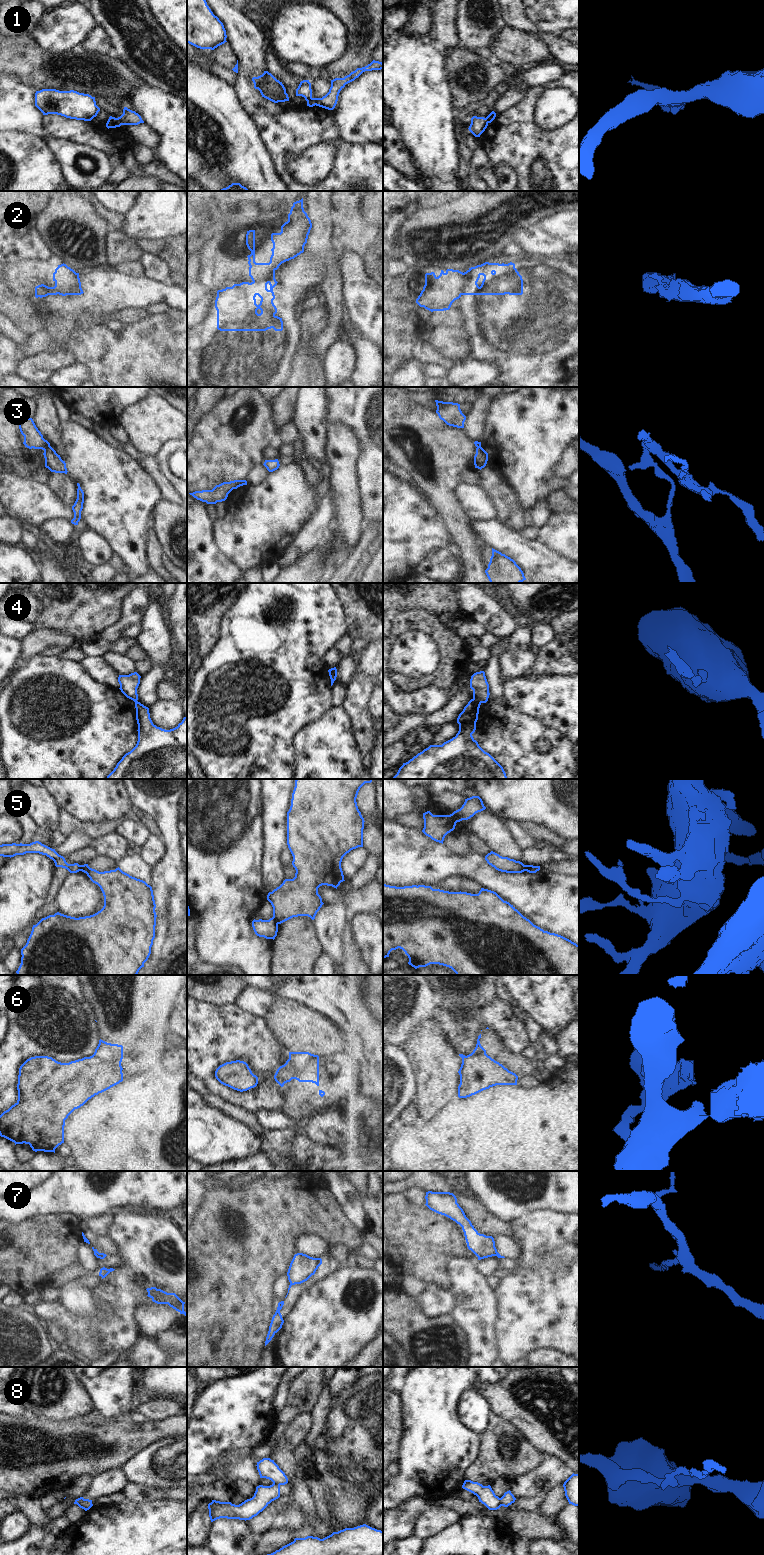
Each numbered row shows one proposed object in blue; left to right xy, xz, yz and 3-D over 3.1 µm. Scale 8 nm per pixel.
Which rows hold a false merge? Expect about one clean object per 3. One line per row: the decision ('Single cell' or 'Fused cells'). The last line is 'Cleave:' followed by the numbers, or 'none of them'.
1: Fused cells
2: Fused cells
3: Fused cells
4: Fused cells
5: Fused cells
6: Fused cells
7: Fused cells
8: Fused cells
Cleave: 1, 2, 3, 4, 5, 6, 7, 8

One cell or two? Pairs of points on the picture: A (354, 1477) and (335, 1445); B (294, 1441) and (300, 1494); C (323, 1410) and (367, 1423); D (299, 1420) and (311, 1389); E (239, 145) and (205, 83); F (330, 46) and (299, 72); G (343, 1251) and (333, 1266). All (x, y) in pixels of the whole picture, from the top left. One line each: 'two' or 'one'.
A: two
B: one
C: two
D: two
E: one
F: two
G: two

